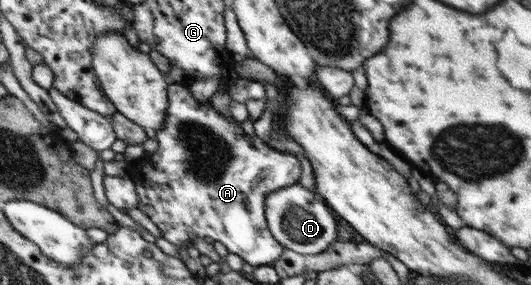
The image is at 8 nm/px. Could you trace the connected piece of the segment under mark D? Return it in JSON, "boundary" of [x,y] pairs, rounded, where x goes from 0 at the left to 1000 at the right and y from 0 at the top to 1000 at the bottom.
{"boundary":[[[559,642],[510,670],[503,695],[497,695],[497,723],[505,807],[537,874],[563,891],[597,891],[610,881],[620,853],[635,846],[631,754],[608,702],[597,702],[582,667]]]}

